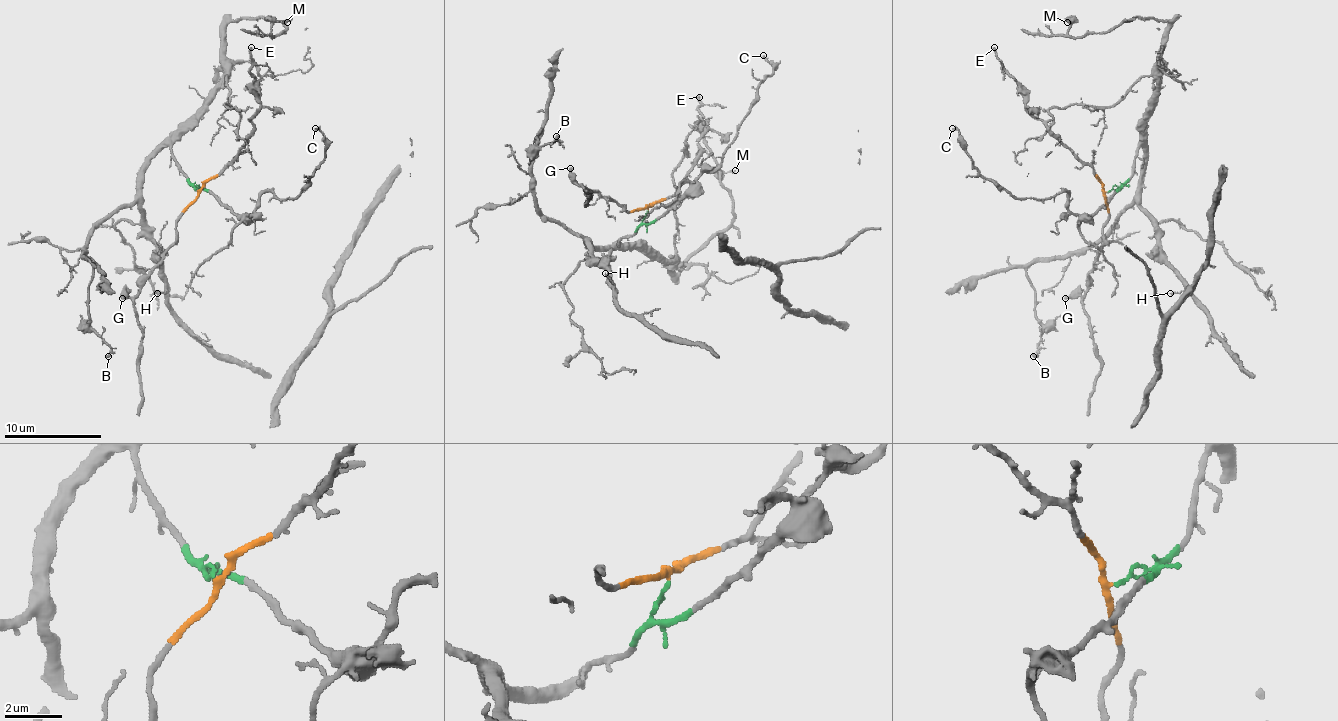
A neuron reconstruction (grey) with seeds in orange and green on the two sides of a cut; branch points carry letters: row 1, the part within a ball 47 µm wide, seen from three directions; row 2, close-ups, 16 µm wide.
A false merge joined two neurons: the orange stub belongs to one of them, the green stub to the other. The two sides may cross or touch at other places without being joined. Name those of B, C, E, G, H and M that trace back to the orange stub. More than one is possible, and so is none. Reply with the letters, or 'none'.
E, G

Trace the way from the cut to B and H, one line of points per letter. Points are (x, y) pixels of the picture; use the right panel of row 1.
B: (1108, 191), (1133, 174), (1142, 147), (1140, 193), (1111, 228), (1028, 269), (1042, 328), (1032, 357)
H: (1108, 191), (1133, 174), (1140, 147), (1140, 208), (1155, 228), (1162, 259), (1184, 286), (1169, 294)

